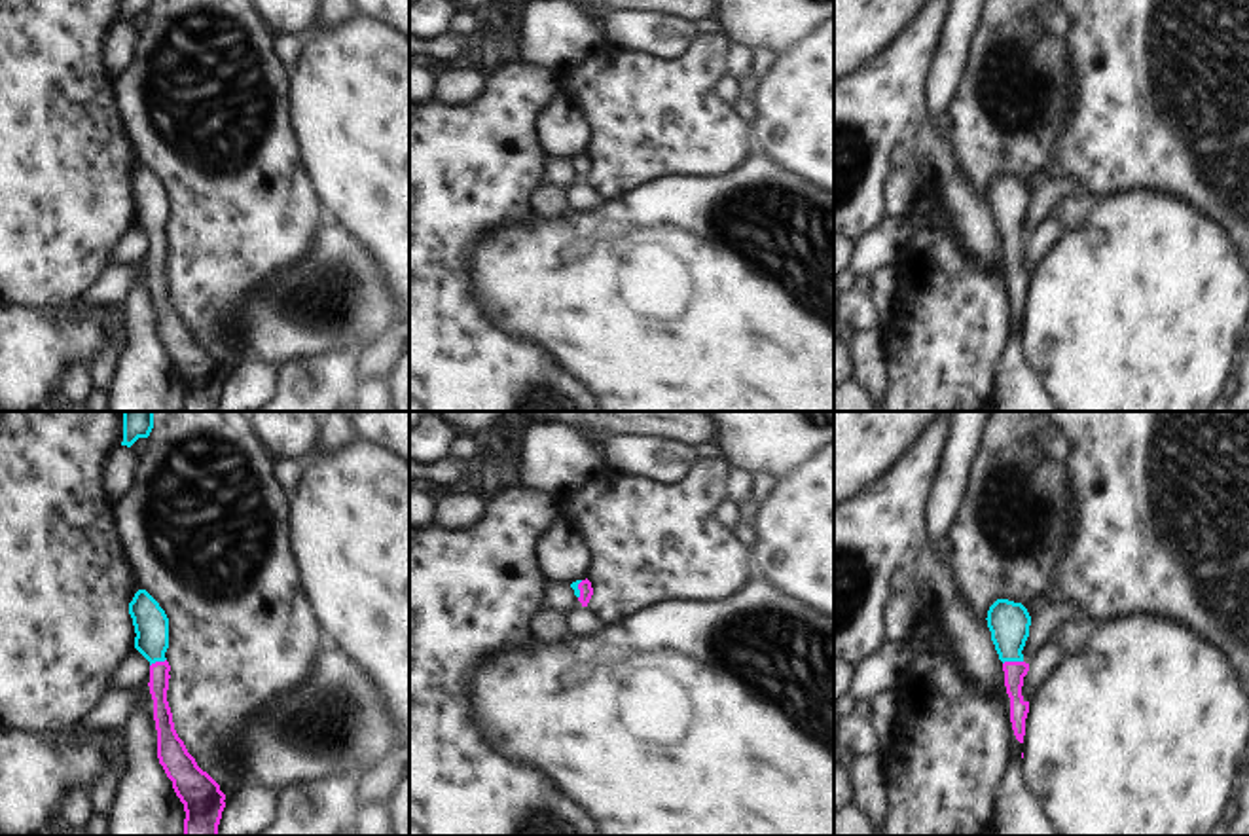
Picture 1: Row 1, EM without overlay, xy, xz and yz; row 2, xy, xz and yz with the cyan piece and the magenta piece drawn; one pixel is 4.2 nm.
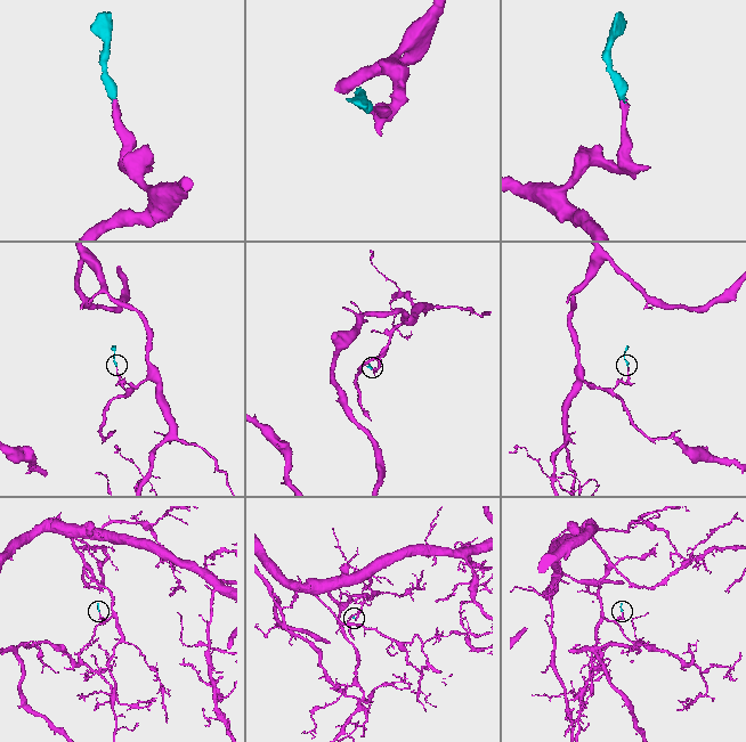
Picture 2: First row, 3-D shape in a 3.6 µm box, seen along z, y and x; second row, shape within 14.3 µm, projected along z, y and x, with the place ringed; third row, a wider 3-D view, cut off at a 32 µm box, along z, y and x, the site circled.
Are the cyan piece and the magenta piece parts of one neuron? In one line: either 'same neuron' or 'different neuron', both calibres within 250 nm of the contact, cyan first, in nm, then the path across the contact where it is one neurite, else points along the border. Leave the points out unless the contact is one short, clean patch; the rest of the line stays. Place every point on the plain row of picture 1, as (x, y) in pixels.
same neuron; 180 nm thick on the cyan side, 90 nm on the other; runs through yz (1009, 198), (1013, 236), (1014, 247)

